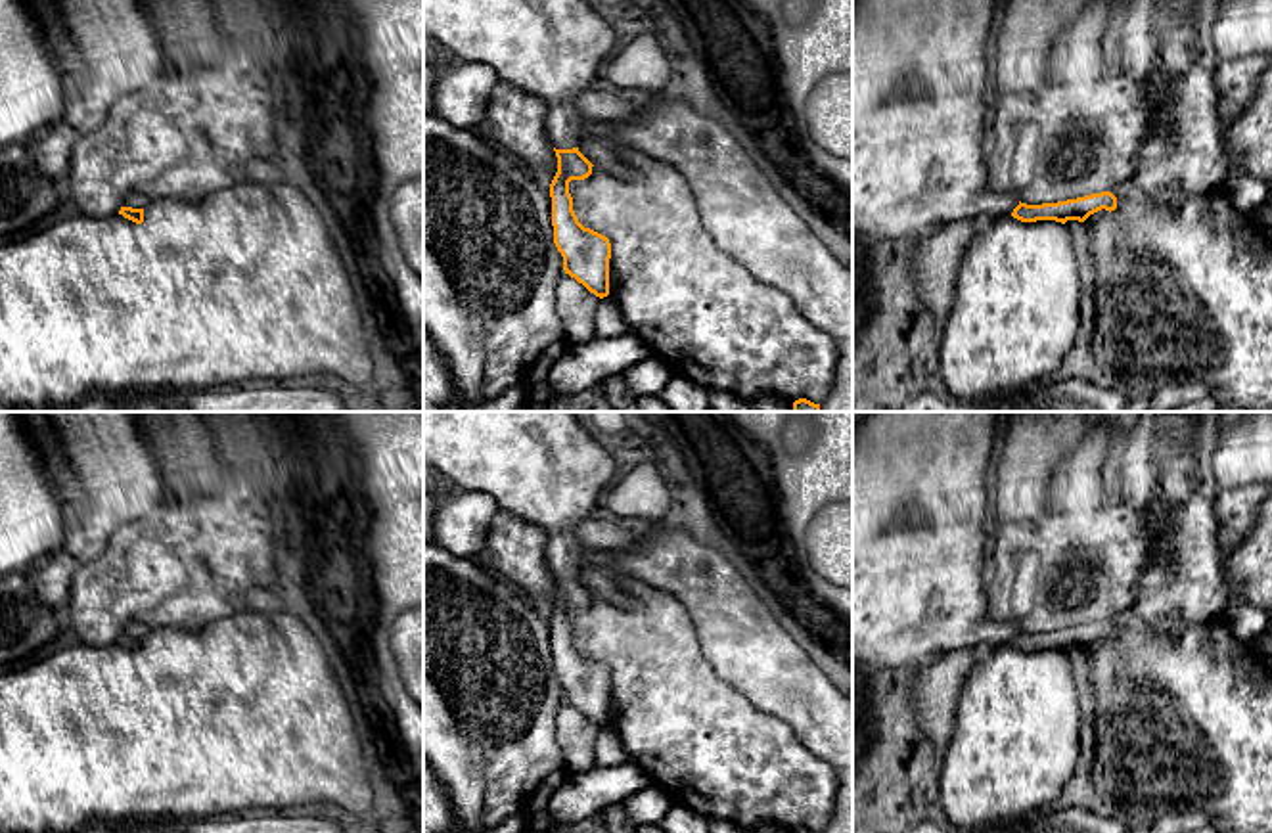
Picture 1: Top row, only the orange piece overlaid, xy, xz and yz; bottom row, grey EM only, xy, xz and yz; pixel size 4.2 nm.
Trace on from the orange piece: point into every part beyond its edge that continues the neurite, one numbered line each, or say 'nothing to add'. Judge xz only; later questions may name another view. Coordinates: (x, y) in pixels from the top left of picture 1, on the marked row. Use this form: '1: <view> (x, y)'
1: xz (552, 48)

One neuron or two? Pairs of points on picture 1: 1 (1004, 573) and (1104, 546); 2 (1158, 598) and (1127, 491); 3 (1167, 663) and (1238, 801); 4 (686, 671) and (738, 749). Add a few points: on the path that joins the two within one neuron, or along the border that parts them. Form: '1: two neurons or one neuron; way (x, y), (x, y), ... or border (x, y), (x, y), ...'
1: one neuron; way (1029, 550), (1069, 550), (1075, 544), (1079, 546)
2: one neuron; way (1186, 560), (1186, 502), (1173, 491), (1165, 491)
3: one neuron; way (1182, 697), (1238, 755), (1238, 766)
4: one neuron; way (686, 690), (686, 697), (719, 730)

